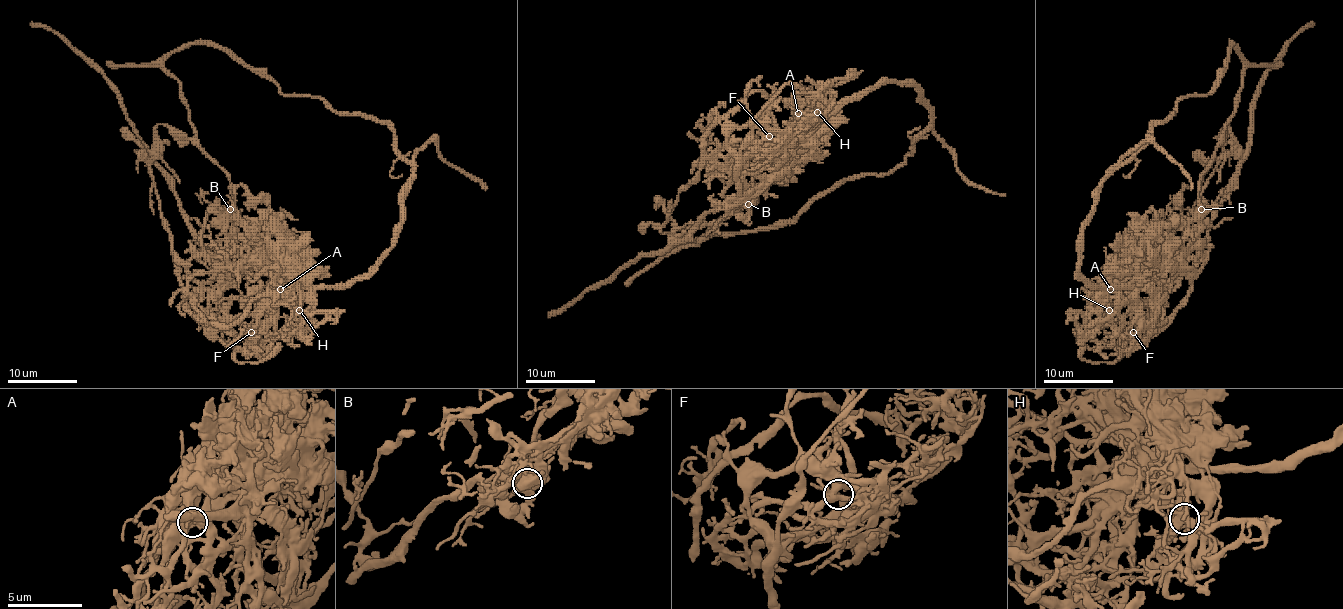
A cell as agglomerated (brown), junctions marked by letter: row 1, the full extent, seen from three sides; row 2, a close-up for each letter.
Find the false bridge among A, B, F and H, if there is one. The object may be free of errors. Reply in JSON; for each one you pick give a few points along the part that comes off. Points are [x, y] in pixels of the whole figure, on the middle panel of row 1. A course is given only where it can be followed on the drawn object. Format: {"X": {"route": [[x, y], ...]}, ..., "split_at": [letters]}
{"A": {"route": [[798, 114], [796, 130], [758, 149], [737, 168], [737, 196], [668, 249], [645, 253], [548, 317]]}, "split_at": ["A"]}

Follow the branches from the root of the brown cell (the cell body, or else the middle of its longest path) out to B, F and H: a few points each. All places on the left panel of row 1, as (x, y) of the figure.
B: (268, 270), (266, 258), (247, 239), (247, 232), (230, 209)
F: (268, 270), (275, 280), (272, 285), (272, 303), (259, 315), (259, 324), (251, 332)
H: (268, 270), (278, 282), (280, 291), (299, 310)

